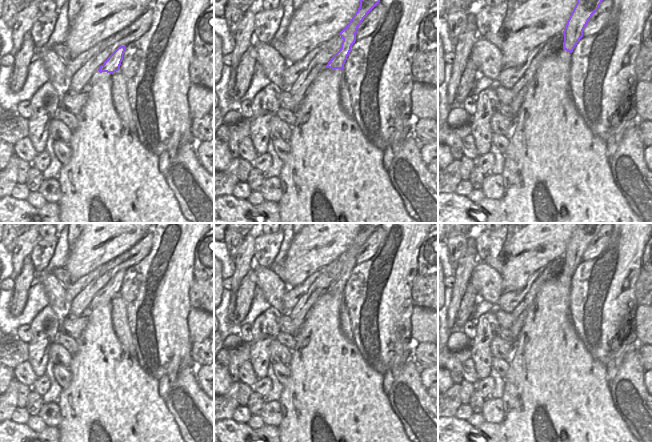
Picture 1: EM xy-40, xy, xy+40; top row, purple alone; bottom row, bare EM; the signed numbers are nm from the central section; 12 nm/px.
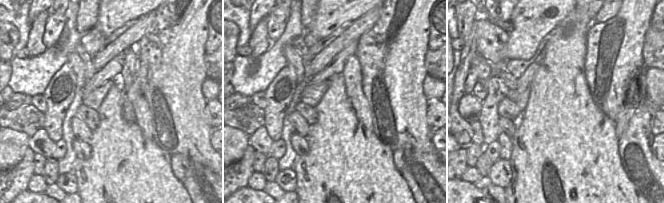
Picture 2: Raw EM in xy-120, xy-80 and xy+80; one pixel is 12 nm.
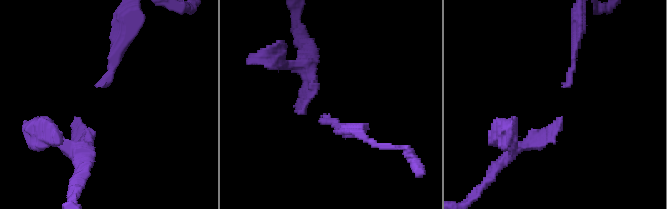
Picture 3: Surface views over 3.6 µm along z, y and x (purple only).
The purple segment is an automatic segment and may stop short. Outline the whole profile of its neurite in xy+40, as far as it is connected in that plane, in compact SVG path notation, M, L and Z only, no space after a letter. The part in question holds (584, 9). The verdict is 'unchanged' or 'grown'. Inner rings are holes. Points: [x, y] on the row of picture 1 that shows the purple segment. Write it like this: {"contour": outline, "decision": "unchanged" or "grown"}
{"contour": "M577 0L563 31L563 49L572 53L583 37L583 30L603 0Z", "decision": "unchanged"}

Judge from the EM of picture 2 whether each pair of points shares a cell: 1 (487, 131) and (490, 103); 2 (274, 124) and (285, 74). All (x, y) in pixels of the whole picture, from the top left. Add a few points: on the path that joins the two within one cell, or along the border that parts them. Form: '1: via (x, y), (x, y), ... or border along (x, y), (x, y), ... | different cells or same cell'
1: via (487, 124), (487, 110) | same cell
2: via (274, 111), (274, 101), (271, 97), (276, 86) | same cell

